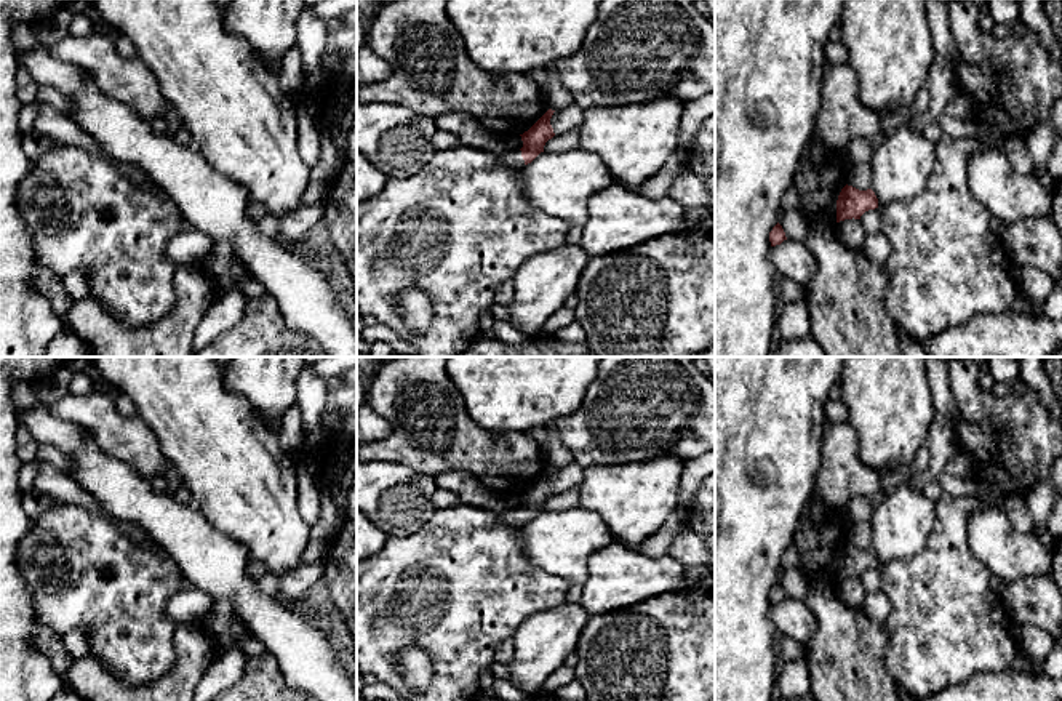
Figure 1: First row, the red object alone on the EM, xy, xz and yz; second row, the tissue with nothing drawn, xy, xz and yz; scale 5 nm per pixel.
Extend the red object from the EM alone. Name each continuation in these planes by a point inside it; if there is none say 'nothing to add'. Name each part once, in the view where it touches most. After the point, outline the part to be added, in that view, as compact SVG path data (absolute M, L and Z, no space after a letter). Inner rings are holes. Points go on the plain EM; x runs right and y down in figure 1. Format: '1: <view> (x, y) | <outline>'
1: xz (514, 517) | M520 507L518 509L509 509L509 511L502 512L502 514L499 514L499 519L502 522L505 522L507 525L512 525L512 527L525 525L525 519L521 515L521 509Z

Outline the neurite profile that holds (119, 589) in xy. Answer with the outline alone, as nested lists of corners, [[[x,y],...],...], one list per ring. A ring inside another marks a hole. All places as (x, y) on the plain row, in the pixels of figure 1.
[[[56,501],[32,525],[54,535],[69,565],[69,586],[38,595],[34,605],[35,616],[50,627],[51,635],[62,639],[72,627],[86,626],[90,653],[130,685],[168,674],[176,663],[173,637],[178,623],[166,616],[165,607],[182,589],[176,562],[165,552],[142,547],[106,517],[78,504]]]

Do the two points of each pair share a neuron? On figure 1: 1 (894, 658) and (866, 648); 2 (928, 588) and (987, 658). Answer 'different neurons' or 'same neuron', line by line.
1: different neurons
2: same neuron

